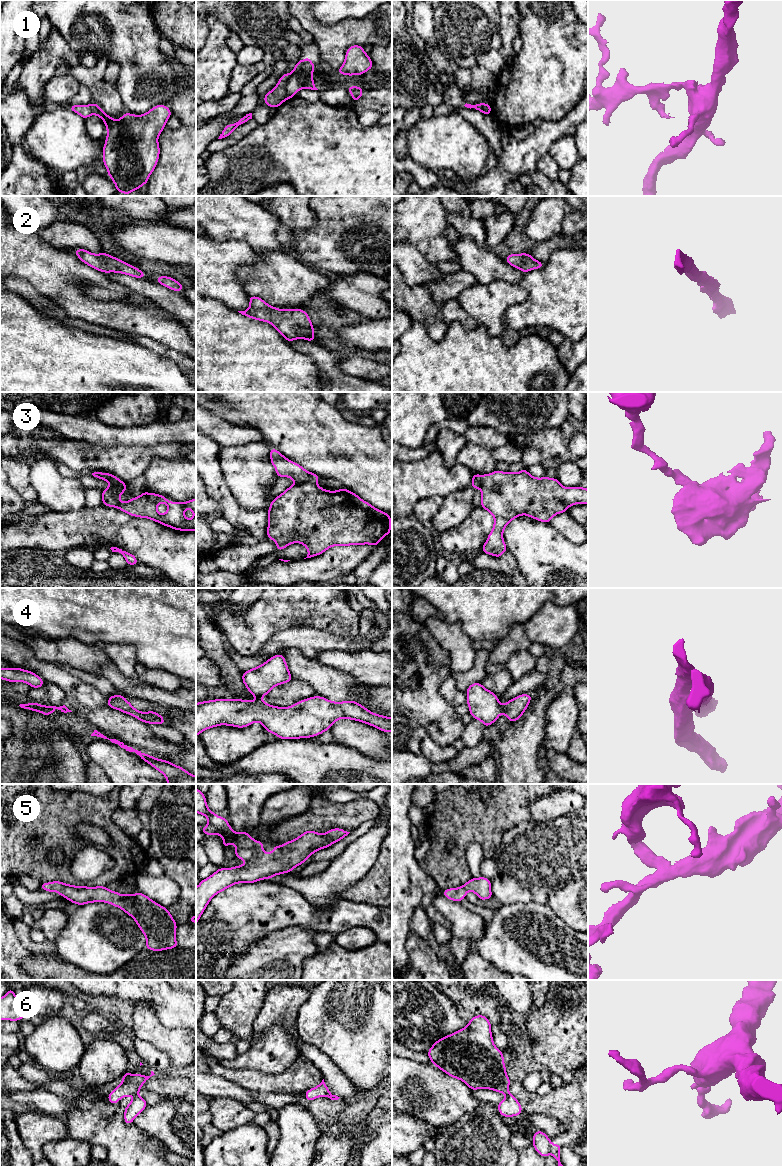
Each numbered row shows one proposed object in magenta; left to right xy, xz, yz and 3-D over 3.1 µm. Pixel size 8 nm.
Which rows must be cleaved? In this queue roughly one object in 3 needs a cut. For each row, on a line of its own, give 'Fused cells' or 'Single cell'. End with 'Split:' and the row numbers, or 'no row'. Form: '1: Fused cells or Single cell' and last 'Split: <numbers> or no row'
1: Fused cells
2: Single cell
3: Fused cells
4: Fused cells
5: Single cell
6: Fused cells
Split: 1, 3, 4, 6

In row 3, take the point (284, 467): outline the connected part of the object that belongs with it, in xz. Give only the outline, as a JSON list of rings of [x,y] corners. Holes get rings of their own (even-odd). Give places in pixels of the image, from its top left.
[[[270,448],[270,461],[276,470],[277,477],[289,477],[297,483],[316,483],[320,479],[320,476],[306,471],[301,465],[287,459],[275,448]]]

